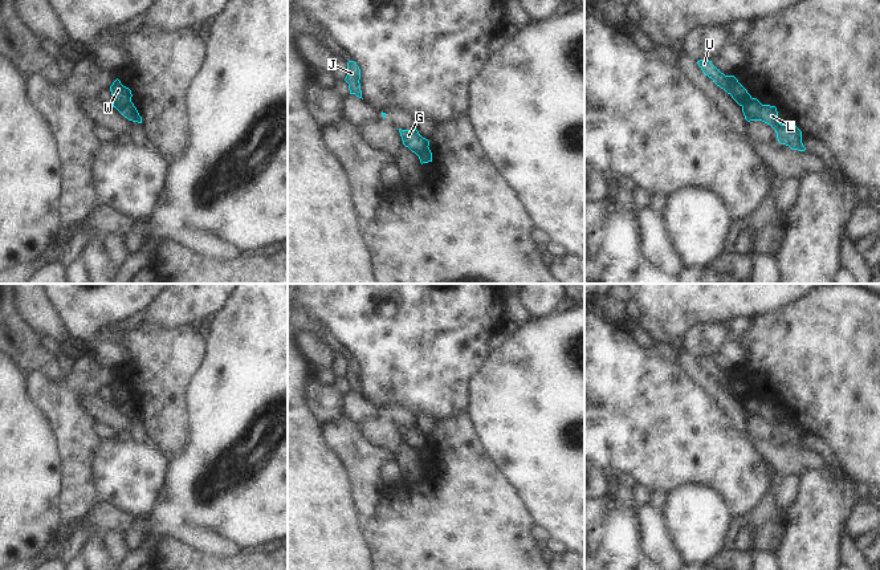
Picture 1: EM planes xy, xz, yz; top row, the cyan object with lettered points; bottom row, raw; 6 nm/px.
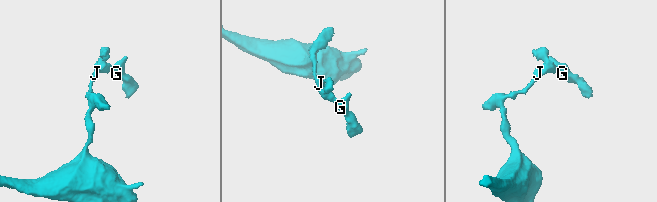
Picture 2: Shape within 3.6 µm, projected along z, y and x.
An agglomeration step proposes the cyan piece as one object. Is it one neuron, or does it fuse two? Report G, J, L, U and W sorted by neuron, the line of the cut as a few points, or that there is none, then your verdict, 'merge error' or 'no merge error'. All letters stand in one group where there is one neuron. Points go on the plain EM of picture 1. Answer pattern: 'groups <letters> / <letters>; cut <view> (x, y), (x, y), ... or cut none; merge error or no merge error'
groups G J U W / L; cut xy (130, 398), (118, 407); merge error

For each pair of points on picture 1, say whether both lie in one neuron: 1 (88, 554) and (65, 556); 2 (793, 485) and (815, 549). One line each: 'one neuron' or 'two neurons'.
1: two neurons
2: two neurons

